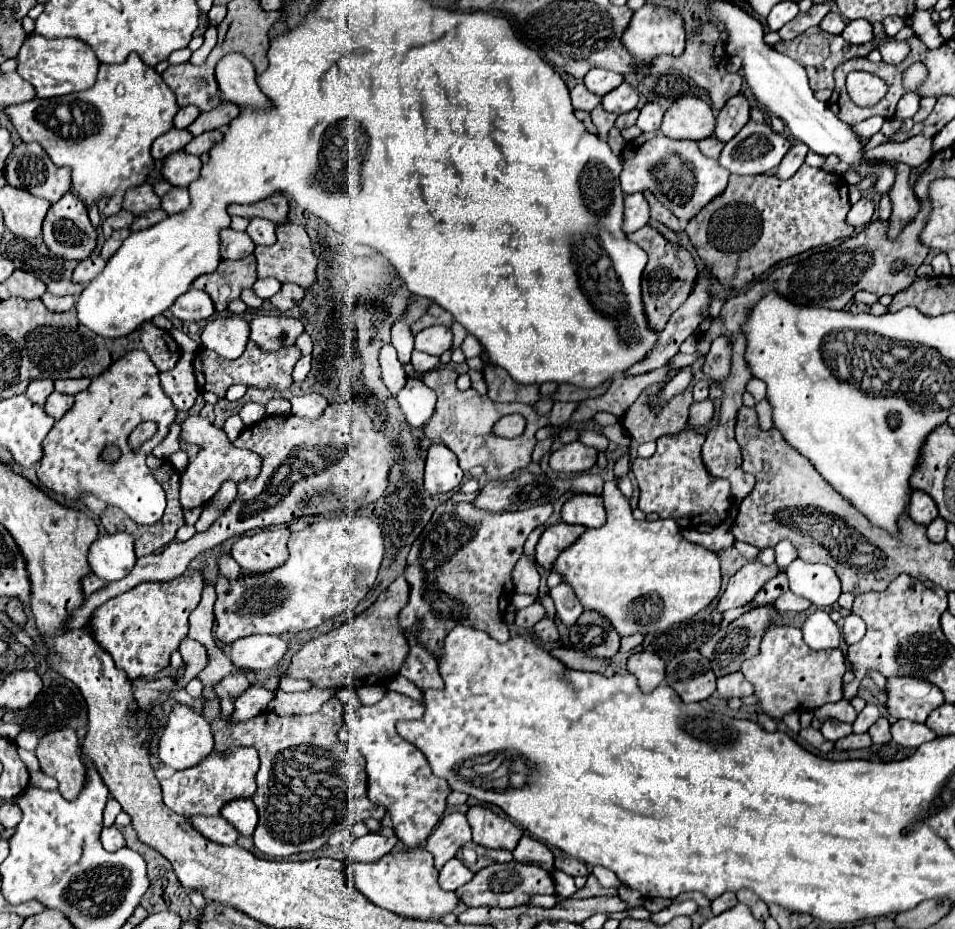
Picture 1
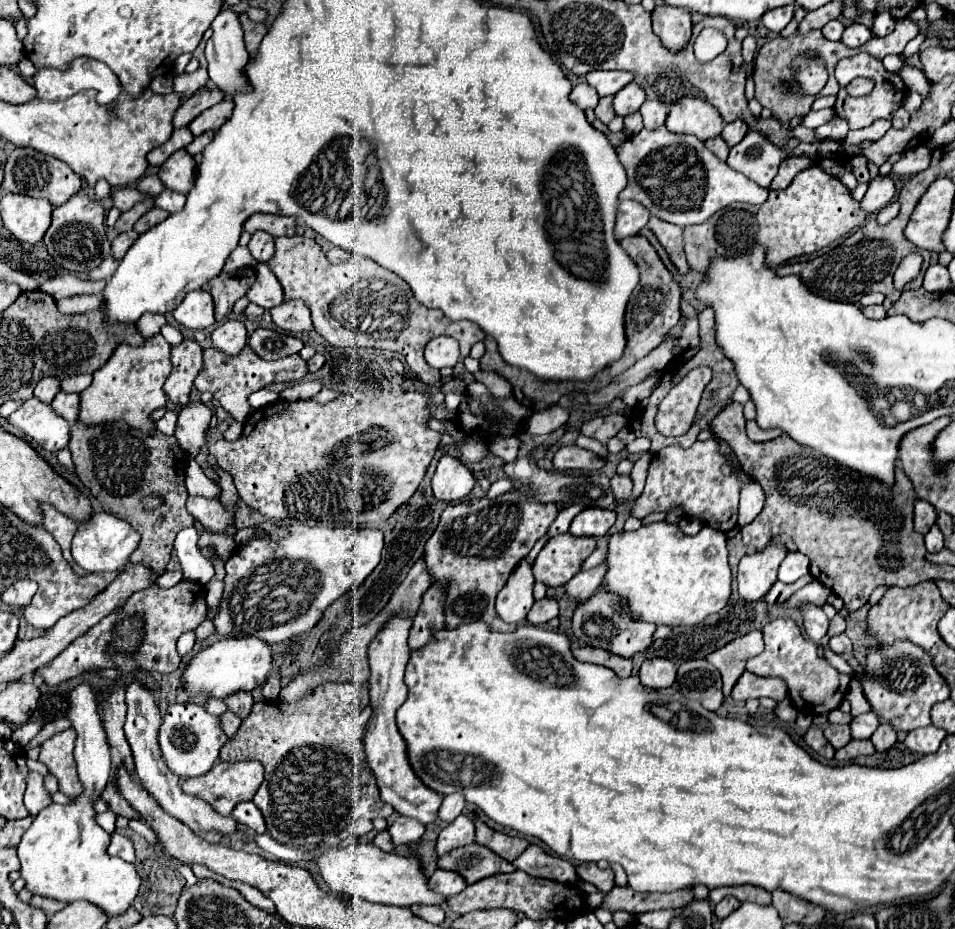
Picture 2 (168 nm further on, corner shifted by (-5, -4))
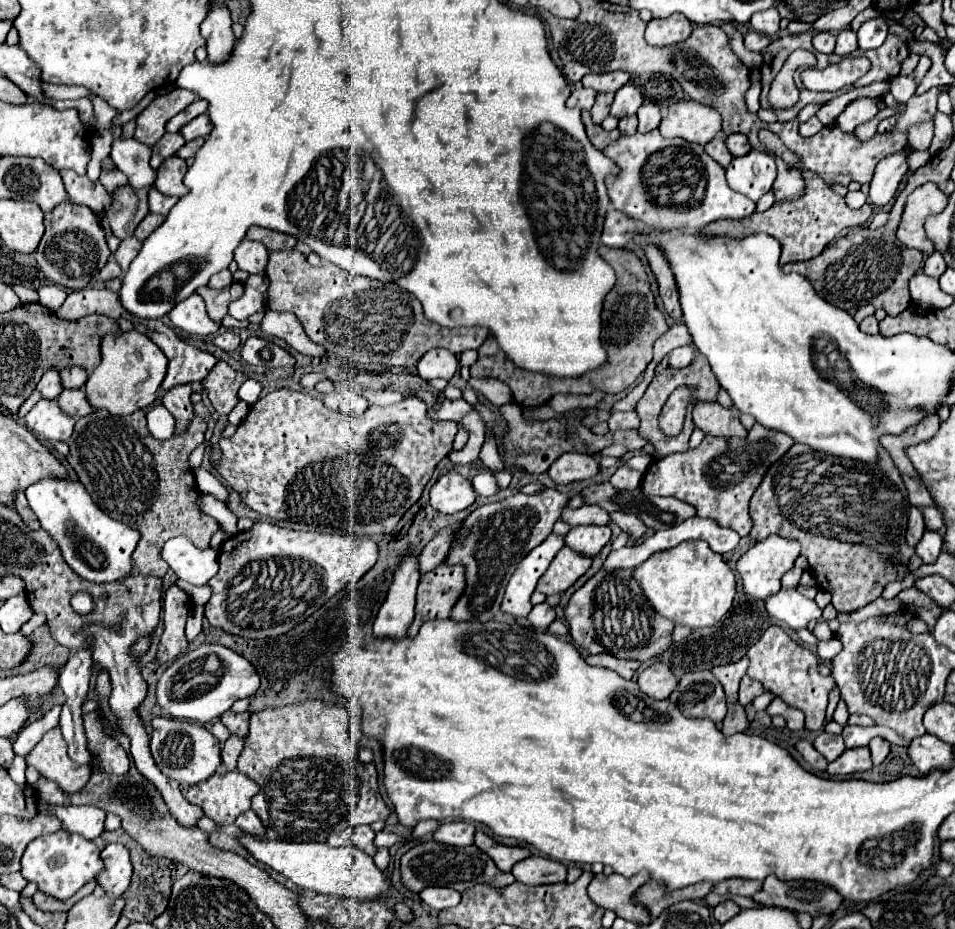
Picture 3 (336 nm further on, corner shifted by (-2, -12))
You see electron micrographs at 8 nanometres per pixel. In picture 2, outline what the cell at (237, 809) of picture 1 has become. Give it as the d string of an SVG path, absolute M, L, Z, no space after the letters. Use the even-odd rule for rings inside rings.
M240 802L240 804L232 810L232 818L234 818L238 824L254 830L256 834L264 834L264 832L266 832L262 812L256 808L254 802Z

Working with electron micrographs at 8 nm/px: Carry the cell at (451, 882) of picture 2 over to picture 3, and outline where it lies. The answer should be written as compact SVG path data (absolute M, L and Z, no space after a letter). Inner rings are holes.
M431 886L431 888L425 888L421 894L421 900L435 908L435 910L445 910L449 906L455 906L459 900L461 900L461 894L453 888L439 888L439 886Z

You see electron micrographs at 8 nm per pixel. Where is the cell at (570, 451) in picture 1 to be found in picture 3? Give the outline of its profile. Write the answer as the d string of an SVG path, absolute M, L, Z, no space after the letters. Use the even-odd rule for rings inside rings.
M575 452L561 454L547 470L549 478L555 484L571 484L571 482L587 480L593 478L597 472L599 472L599 462L595 456L575 454Z

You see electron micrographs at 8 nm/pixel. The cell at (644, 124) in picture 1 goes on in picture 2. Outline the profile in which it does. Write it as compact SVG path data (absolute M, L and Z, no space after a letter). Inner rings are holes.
M646 100L640 108L640 114L644 116L644 128L660 128L666 122L668 110L662 102L650 102Z

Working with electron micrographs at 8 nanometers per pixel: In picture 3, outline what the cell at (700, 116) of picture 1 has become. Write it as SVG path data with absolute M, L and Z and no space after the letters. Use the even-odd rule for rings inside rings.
M683 100L669 106L667 116L659 124L659 132L665 138L685 138L705 146L721 132L721 114L695 100Z

